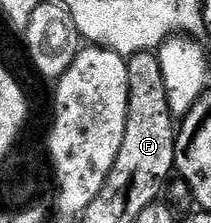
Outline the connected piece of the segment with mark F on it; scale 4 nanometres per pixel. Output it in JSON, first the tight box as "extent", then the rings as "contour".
{"extent":[108,51,177,182],"contour":[[[142,51],[127,59],[129,69],[129,113],[125,141],[108,179],[162,179],[168,182],[175,171],[177,123],[167,101],[167,90],[155,51]]]}

